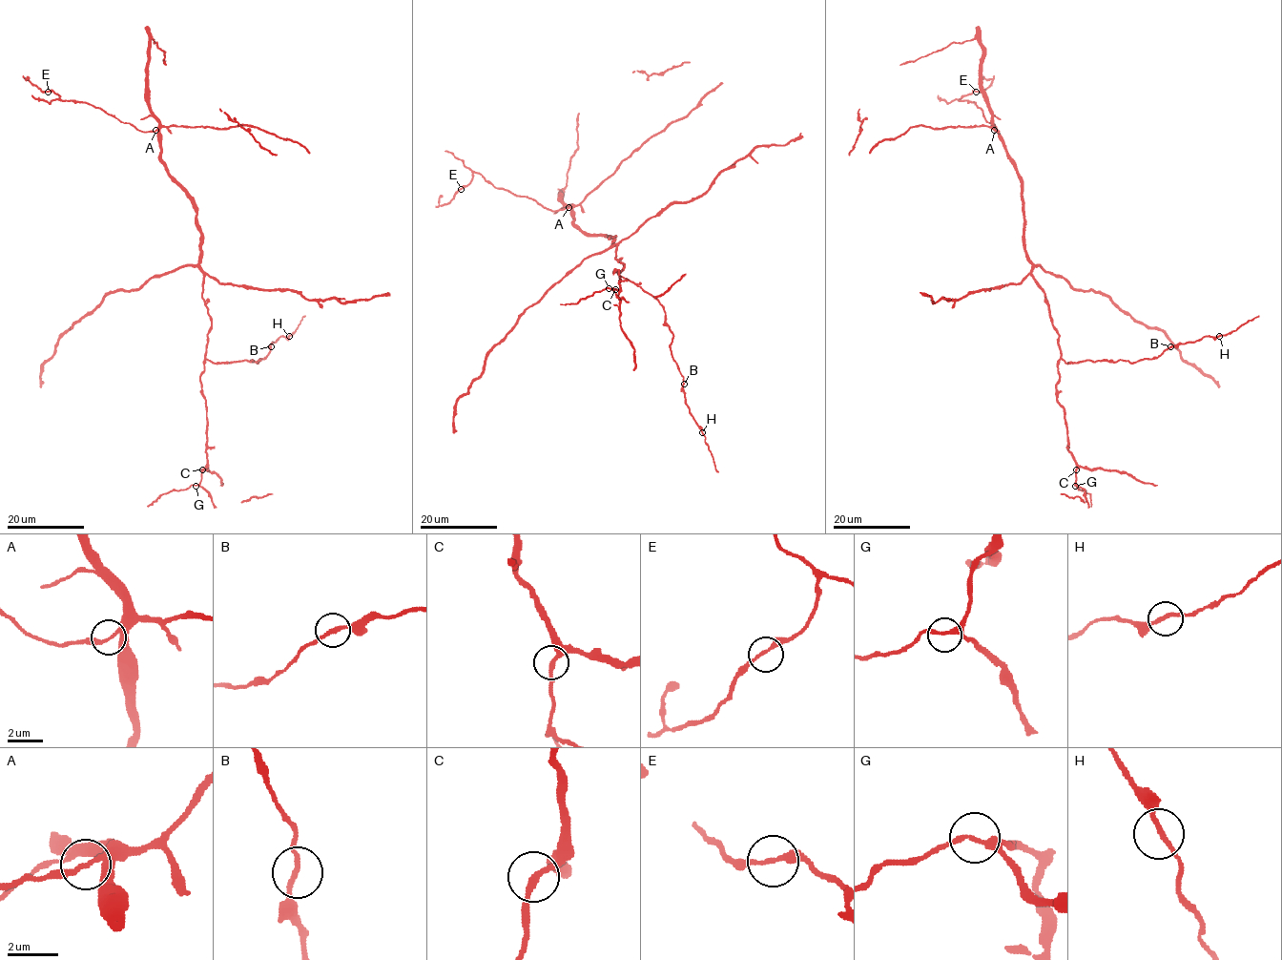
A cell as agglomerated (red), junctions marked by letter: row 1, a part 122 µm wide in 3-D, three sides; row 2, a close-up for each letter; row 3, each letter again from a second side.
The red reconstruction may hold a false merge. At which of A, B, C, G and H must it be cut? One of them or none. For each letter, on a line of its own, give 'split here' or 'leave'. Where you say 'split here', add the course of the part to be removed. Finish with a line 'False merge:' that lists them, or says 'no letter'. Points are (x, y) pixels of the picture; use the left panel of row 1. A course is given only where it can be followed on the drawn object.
A: split here | (155, 131), (138, 131), (98, 108), (86, 103), (62, 101), (52, 92), (41, 92), (26, 78), (28, 76)
B: leave
C: leave
G: leave
H: leave
False merge: A

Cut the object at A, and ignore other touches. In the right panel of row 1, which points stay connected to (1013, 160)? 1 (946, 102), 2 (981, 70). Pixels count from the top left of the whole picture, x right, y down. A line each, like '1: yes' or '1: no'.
1: no
2: yes

